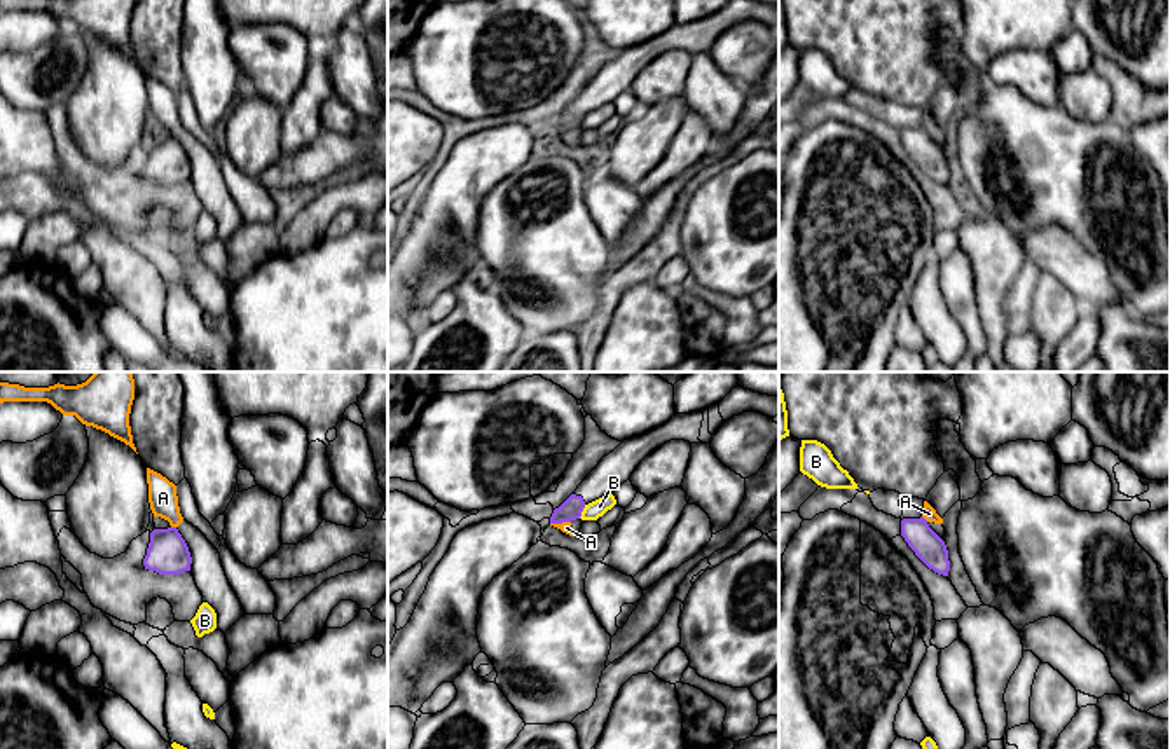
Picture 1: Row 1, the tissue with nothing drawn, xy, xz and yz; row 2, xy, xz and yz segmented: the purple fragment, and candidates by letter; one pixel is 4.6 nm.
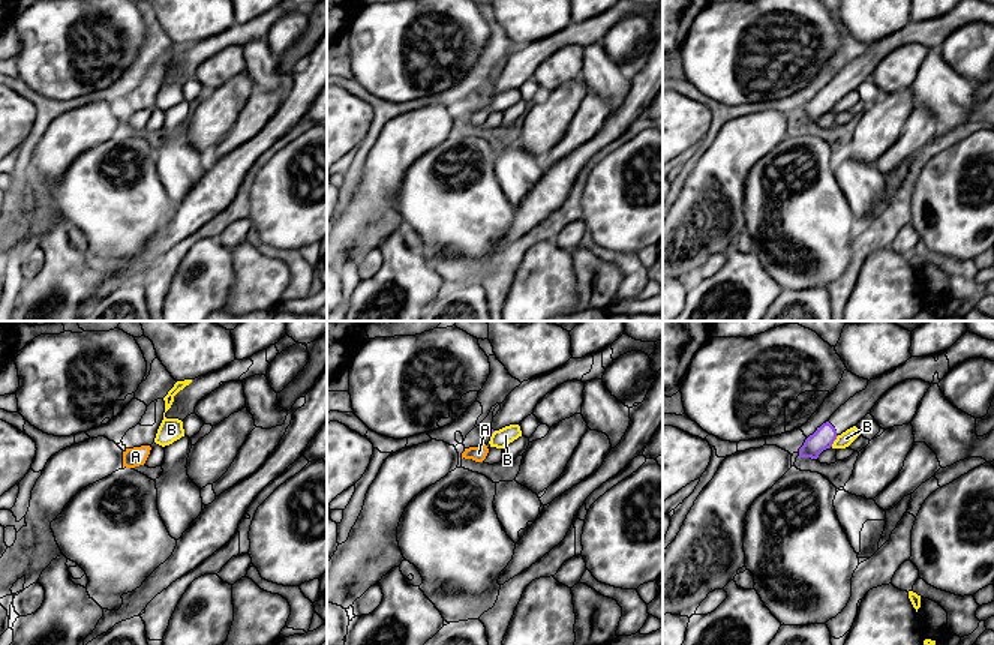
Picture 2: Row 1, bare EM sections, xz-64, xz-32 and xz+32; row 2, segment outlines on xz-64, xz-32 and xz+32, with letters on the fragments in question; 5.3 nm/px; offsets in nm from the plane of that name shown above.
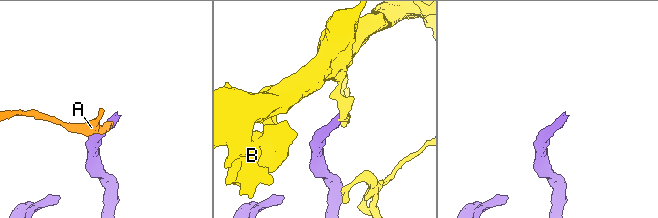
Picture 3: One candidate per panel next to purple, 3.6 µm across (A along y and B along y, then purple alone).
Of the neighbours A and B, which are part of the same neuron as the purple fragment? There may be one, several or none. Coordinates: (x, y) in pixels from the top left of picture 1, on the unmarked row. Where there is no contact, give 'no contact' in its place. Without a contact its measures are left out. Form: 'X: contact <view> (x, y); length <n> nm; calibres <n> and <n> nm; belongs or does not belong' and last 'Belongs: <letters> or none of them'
A: contact yz (924, 128); length 40 nm; calibres 140 and 70 nm; does not belong
B: contact xz (582, 119); length 70 nm; calibres 100 and 80 nm; does not belong
Belongs: none of them

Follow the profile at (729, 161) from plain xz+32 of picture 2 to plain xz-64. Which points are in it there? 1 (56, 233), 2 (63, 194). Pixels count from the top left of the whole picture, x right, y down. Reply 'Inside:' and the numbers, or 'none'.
Inside: none

